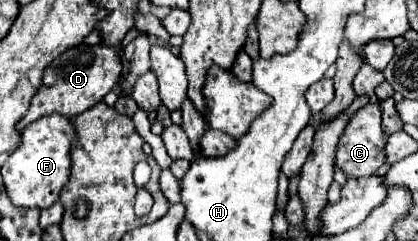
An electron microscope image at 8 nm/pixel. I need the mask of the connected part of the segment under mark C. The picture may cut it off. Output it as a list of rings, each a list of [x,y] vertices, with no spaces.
[[[365,104],[349,118],[349,122],[339,138],[335,166],[341,168],[347,178],[373,176],[379,170],[379,166],[385,164],[385,146],[387,146],[387,134],[381,128],[379,104]]]

